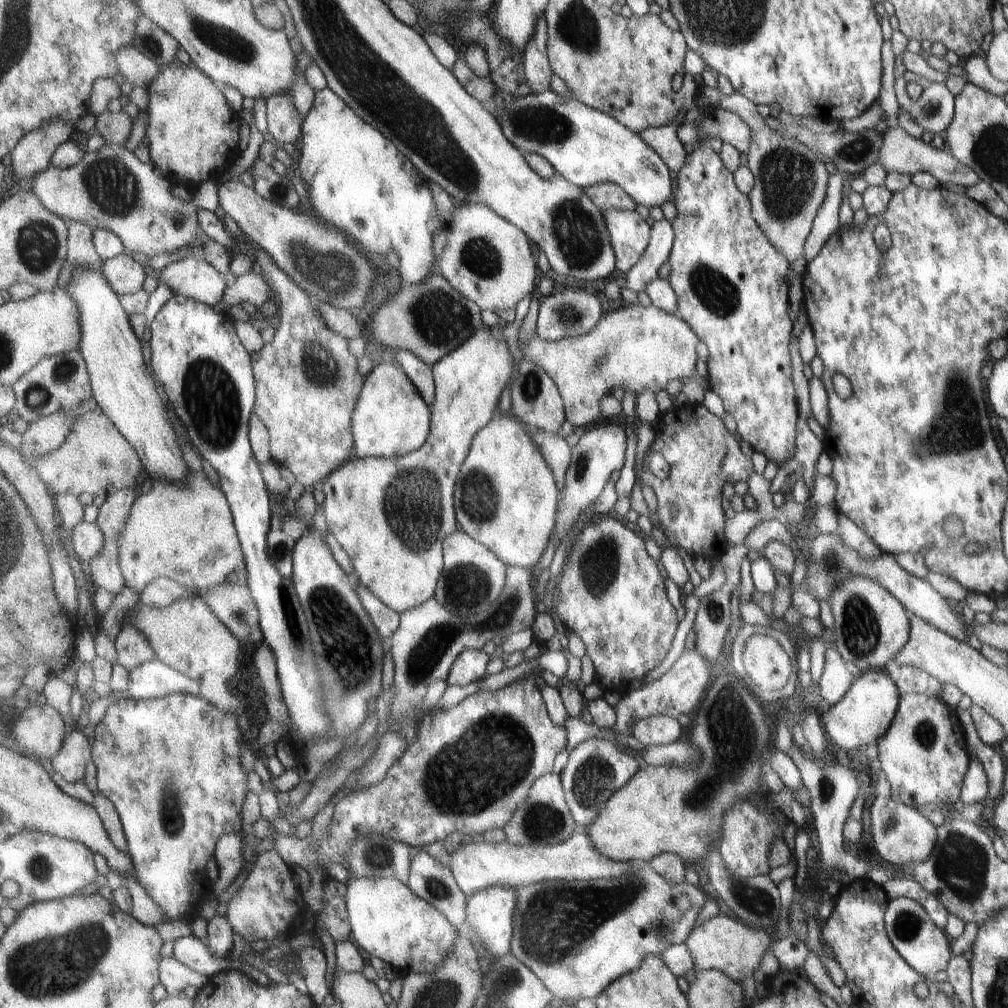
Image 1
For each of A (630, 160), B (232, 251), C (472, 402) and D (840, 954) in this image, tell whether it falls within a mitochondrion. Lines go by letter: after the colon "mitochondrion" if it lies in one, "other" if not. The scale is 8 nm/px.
A: other
B: other
C: other
D: other

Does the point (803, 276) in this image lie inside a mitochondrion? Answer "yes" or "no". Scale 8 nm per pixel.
no

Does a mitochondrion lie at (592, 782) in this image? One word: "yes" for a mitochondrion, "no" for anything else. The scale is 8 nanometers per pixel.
yes

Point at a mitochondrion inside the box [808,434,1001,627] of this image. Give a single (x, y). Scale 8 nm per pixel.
(830, 562)

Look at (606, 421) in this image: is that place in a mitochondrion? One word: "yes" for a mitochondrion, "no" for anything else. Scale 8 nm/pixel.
no

